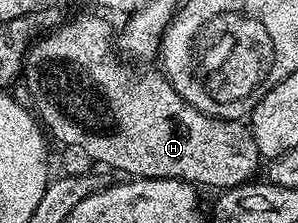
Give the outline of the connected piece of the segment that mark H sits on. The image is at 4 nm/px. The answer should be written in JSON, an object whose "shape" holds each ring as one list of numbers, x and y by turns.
{"shape":[[74,17,70,21,70,25,62,25,50,37,47,45,31,44,26,51,26,59,24,62,24,81,26,77,26,89,30,92,30,97,34,100,32,104,33,112,36,114,37,120,44,126,45,132,51,138,62,141,63,146,81,146,90,156,91,162,107,165,110,169,119,169,122,175,129,175,131,178,140,177,171,177,177,181,188,181,195,187,203,187,202,185,211,185,214,191,225,191,235,189,238,185,244,185,255,180,254,172,258,169,258,164,264,161,261,151,256,147,256,139,251,131,249,124,242,121,225,121,219,117,209,117,200,111,196,111,196,107,192,107,188,102,174,90,169,81,161,76,153,77,150,73,137,73,134,69,125,69,122,65,117,65,110,58,109,49,112,49,112,33,110,37,110,25,102,17]]}

